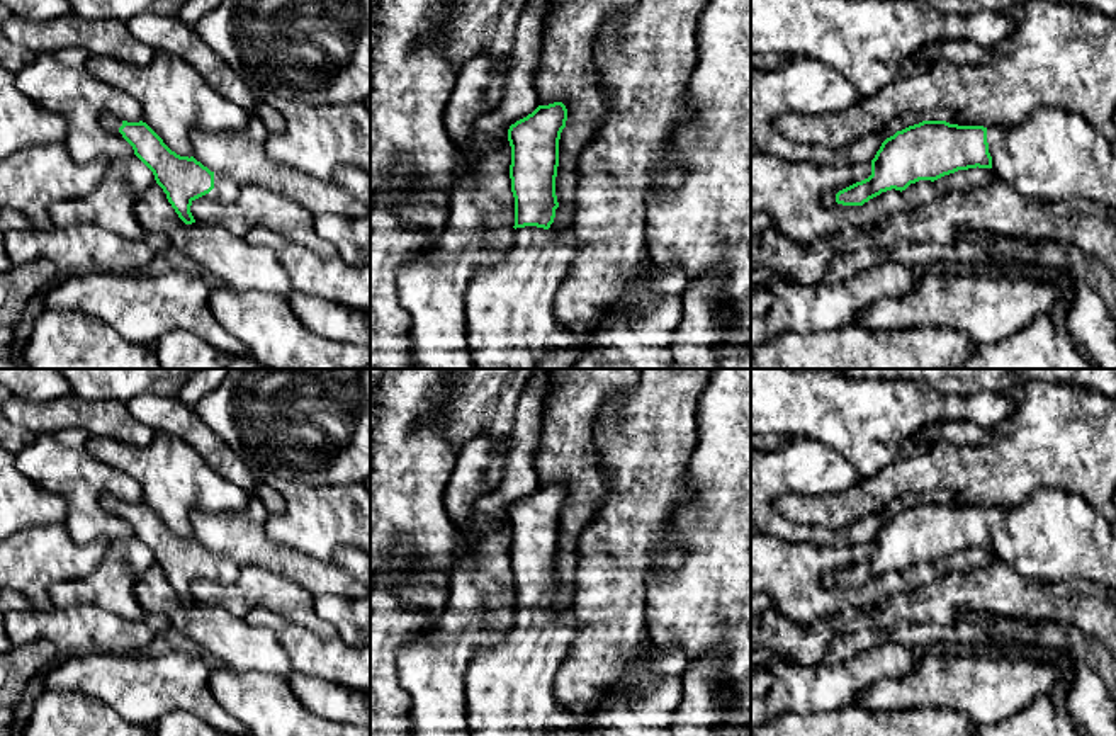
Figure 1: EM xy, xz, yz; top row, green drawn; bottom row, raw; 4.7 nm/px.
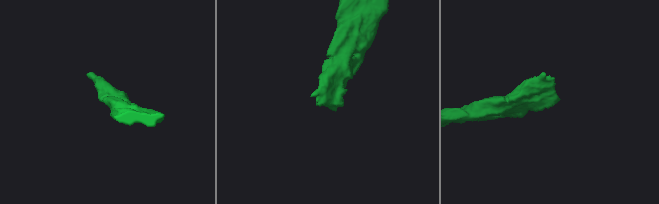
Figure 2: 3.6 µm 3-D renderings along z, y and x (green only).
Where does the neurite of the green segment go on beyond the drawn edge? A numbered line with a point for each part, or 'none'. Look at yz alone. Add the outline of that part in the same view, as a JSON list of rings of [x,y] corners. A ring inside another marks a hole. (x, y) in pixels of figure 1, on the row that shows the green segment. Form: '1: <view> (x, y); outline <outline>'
1: yz (1052, 155); outline [[[1041,107],[1017,127],[987,129],[994,173],[1023,195],[1040,201],[1087,199],[1116,212],[1116,151],[1079,114]]]

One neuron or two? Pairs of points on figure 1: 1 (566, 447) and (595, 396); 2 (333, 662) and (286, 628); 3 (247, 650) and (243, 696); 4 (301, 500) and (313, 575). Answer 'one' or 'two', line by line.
1: one
2: one
3: two
4: two

